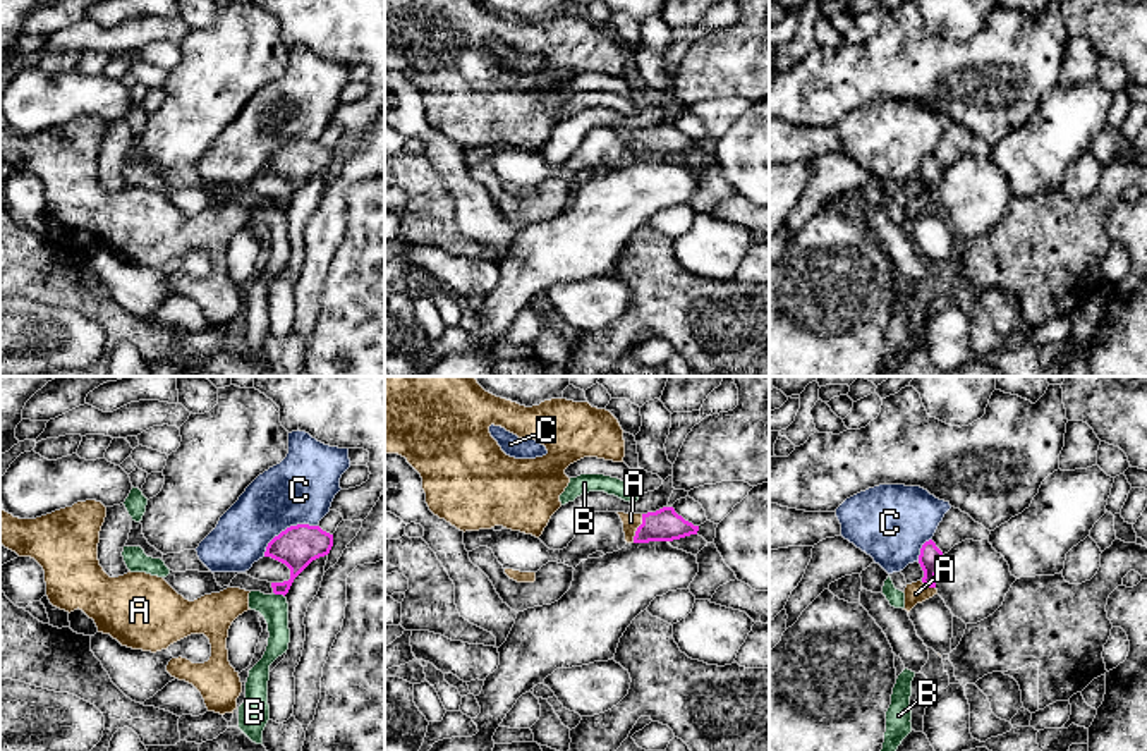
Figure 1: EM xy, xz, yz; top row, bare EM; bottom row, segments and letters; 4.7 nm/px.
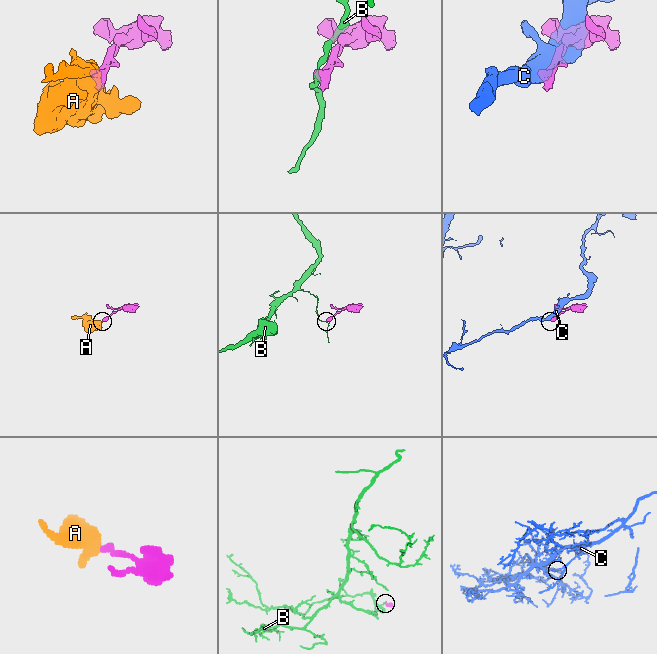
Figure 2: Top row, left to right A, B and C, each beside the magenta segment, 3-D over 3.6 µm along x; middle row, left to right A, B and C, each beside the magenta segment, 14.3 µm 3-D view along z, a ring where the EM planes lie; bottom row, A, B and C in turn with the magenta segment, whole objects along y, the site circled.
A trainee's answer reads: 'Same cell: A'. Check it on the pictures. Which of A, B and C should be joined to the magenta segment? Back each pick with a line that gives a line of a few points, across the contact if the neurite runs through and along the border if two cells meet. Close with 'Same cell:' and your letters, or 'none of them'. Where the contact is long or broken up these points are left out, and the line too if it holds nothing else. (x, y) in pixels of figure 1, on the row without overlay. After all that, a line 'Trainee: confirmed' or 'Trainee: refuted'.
A: xz (665, 140), (637, 143), (631, 136)
Same cell: A
Trainee: confirmed

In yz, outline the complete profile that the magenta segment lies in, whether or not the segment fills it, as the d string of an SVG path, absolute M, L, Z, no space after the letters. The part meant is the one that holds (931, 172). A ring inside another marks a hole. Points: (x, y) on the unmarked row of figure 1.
M932 155L925 156L919 170L919 179L924 186L924 192L917 198L907 199L903 206L905 208L903 225L910 227L917 218L922 218L938 210L934 194L941 177L943 167L936 162Z

